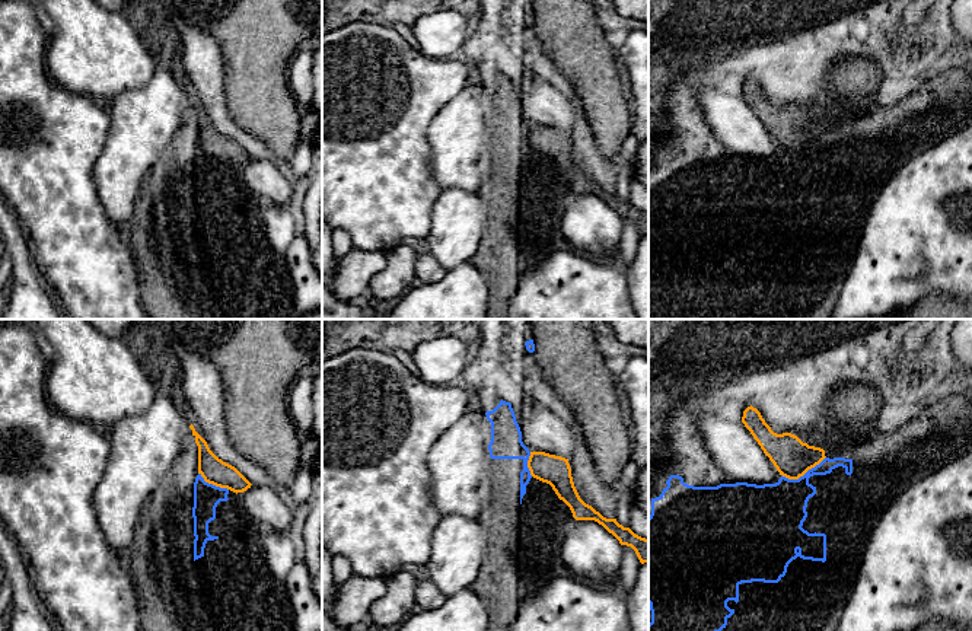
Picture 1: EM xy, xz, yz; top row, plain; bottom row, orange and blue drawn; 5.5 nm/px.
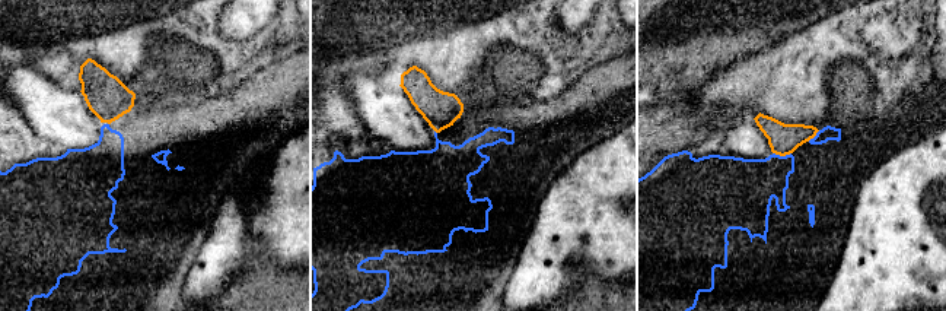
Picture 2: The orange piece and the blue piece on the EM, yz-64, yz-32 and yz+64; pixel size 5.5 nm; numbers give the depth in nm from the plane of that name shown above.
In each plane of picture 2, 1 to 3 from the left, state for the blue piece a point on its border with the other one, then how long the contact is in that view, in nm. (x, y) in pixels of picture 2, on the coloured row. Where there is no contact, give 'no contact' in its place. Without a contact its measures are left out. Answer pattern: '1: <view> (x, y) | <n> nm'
1: no contact
2: no contact
3: yz+64 (782, 155) | 100 nm

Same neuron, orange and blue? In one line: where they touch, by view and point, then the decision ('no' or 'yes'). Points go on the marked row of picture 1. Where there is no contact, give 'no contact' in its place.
yz (803, 474) | no

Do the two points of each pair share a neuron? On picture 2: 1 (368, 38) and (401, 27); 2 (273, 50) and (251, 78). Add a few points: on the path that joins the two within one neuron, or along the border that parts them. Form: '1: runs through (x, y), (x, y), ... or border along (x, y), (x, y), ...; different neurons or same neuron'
1: runs through (376, 29), (379, 27), (392, 27); same neuron
2: border along (295, 48), (267, 59); different neurons

